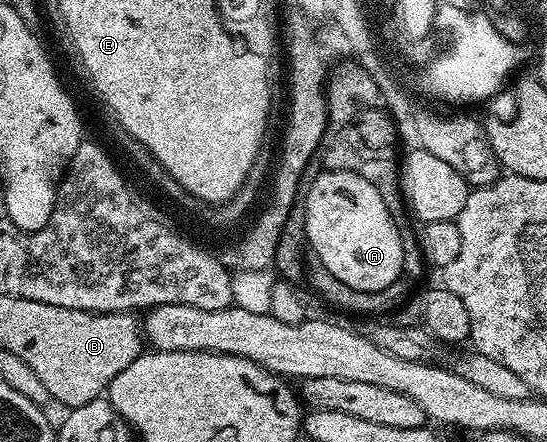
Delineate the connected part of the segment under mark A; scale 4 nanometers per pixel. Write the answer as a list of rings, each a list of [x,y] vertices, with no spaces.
[[[325,169],[309,181],[305,198],[305,239],[312,256],[359,295],[379,293],[402,280],[403,243],[383,195],[363,175]]]

